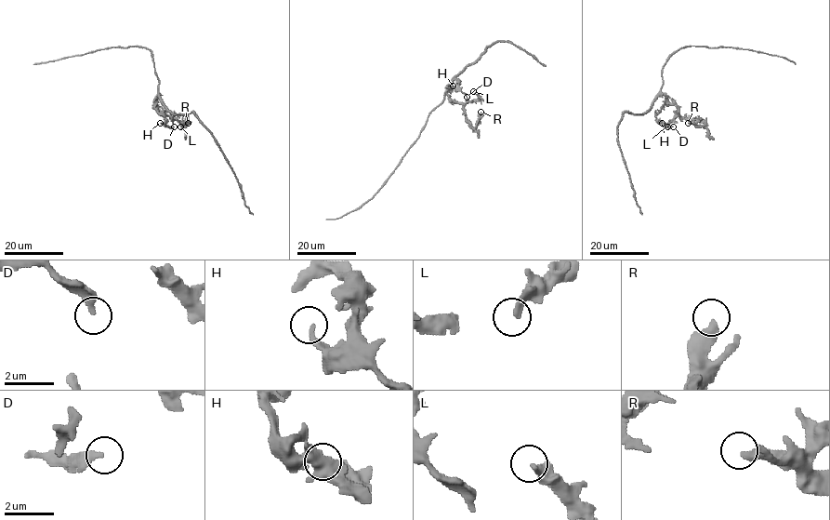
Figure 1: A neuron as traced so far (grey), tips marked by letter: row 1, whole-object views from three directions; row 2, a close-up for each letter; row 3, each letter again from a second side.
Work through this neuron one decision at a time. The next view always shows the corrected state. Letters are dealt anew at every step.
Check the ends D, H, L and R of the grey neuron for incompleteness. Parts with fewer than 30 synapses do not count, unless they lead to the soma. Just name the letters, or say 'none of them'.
none of them

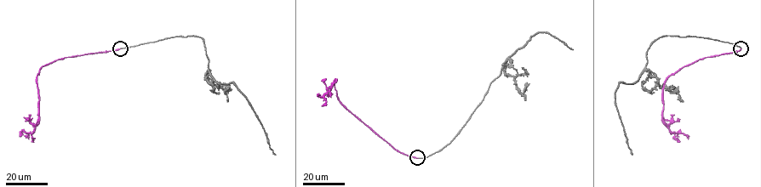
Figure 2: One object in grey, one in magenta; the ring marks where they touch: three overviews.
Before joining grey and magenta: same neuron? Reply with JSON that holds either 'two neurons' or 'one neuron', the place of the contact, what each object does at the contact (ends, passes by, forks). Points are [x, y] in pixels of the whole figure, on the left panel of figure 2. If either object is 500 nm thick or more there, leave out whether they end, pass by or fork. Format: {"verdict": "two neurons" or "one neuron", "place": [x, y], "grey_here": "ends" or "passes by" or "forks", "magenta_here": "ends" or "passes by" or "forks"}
{"verdict": "one neuron", "place": [120, 48], "grey_here": "ends", "magenta_here": "ends"}

